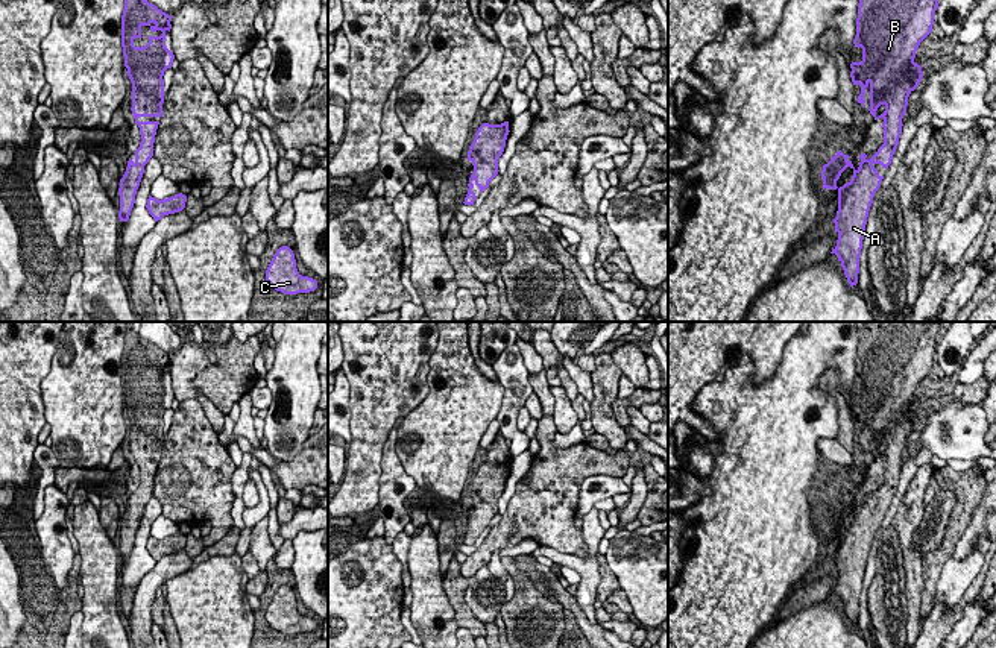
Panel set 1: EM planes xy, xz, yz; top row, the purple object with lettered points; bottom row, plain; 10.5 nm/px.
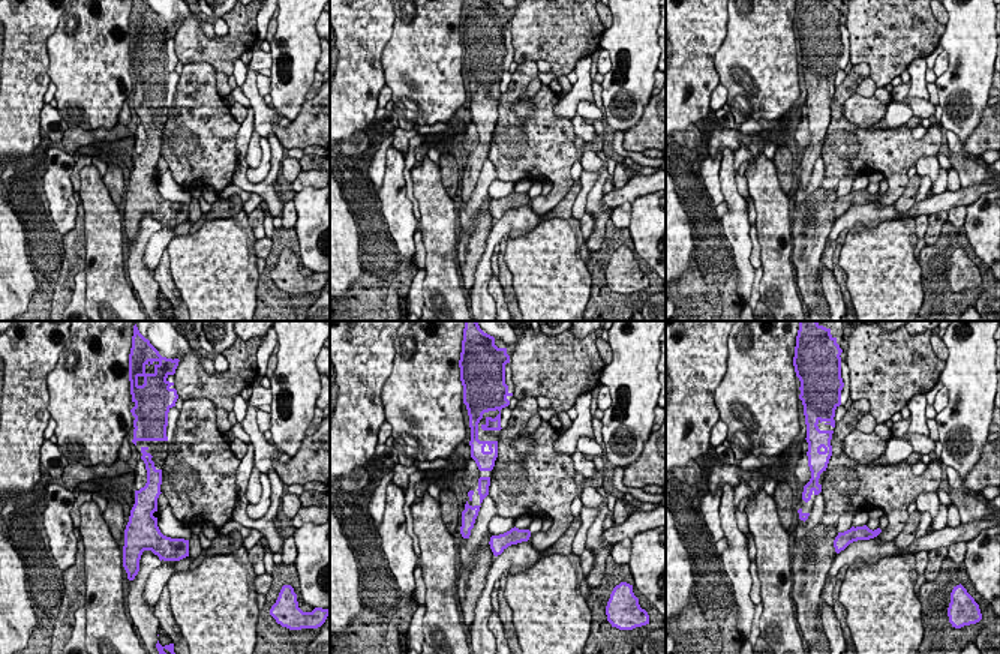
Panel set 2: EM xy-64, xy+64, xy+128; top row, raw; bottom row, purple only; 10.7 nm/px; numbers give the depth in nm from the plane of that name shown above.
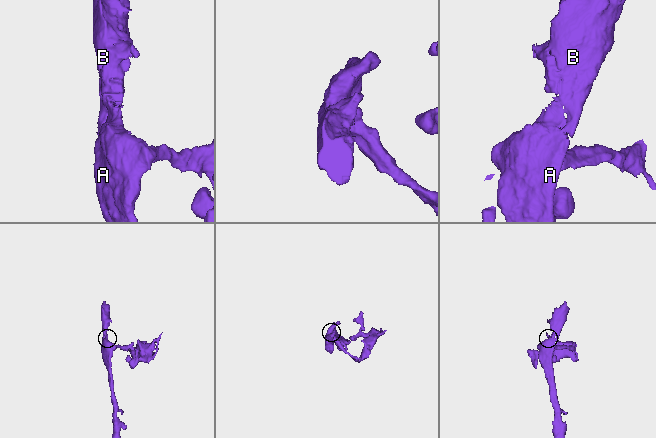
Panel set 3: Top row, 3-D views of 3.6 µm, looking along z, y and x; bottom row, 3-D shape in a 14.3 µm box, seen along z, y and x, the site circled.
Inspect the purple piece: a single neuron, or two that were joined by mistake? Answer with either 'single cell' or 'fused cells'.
single cell

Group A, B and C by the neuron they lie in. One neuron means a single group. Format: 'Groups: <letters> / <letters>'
Groups: A B C

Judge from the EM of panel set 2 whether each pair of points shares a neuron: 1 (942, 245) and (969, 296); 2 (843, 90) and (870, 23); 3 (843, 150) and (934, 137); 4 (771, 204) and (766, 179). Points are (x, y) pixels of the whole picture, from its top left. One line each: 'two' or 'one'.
1: one
2: two
3: one
4: one

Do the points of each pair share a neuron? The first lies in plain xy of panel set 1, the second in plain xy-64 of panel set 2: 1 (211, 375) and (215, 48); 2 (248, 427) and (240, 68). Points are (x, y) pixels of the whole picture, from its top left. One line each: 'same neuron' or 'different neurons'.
1: same neuron
2: different neurons

